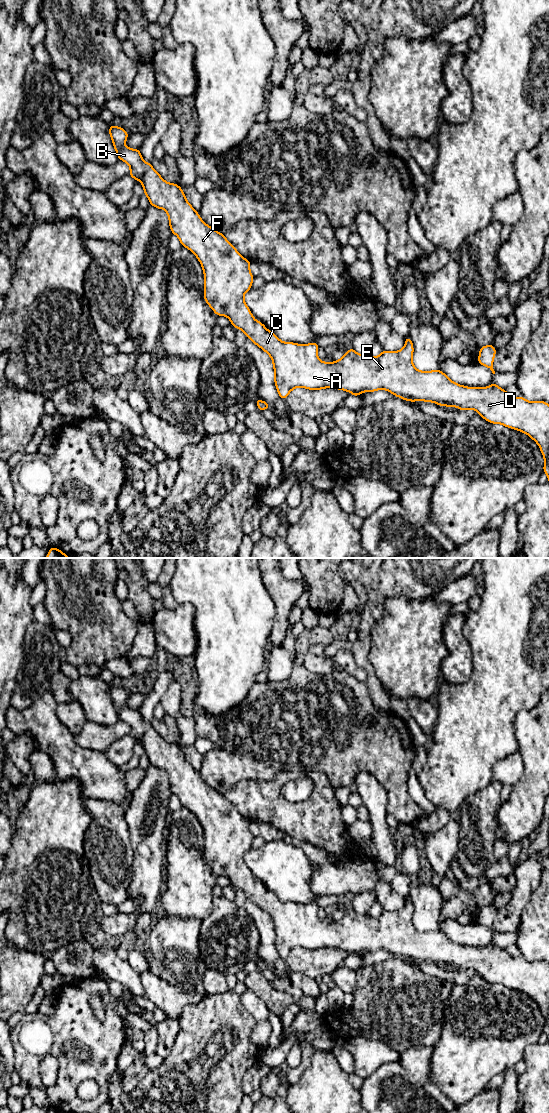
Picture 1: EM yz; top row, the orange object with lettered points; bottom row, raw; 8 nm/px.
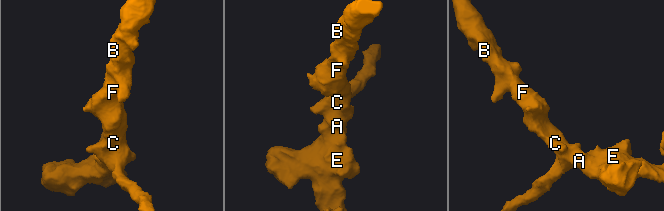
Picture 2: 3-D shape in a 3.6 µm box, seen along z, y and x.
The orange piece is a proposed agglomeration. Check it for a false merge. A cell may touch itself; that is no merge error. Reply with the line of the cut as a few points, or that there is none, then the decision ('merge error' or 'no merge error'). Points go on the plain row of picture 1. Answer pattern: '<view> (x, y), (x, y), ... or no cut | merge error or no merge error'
no cut | no merge error

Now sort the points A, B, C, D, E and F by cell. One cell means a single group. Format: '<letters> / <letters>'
A B C D E F

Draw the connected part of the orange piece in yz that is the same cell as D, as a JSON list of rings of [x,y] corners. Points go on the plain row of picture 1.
[[[109,685],[109,695],[118,719],[127,723],[130,727],[129,735],[142,743],[144,754],[150,765],[166,771],[172,794],[175,794],[181,805],[189,809],[201,823],[205,839],[205,862],[217,876],[228,877],[233,887],[243,891],[255,905],[271,917],[275,934],[274,943],[281,959],[285,960],[297,947],[309,950],[334,948],[348,951],[352,956],[384,949],[406,961],[433,962],[440,966],[454,966],[461,971],[474,969],[487,982],[502,984],[507,988],[523,992],[533,999],[544,1017],[543,1032],[547,1035],[549,1043],[549,964],[547,962],[530,962],[523,956],[513,957],[494,941],[492,945],[483,948],[467,947],[453,942],[440,929],[420,931],[413,925],[414,907],[409,896],[405,897],[405,906],[401,910],[394,912],[383,910],[377,917],[371,917],[368,914],[359,914],[349,907],[344,916],[335,922],[323,922],[318,918],[319,906],[316,901],[309,904],[281,901],[275,893],[269,891],[263,883],[253,877],[245,863],[244,855],[252,848],[254,838],[250,831],[251,822],[241,816],[224,794],[201,779],[178,744],[166,742],[151,723],[143,720],[139,709],[125,706],[129,694],[124,688]]]

